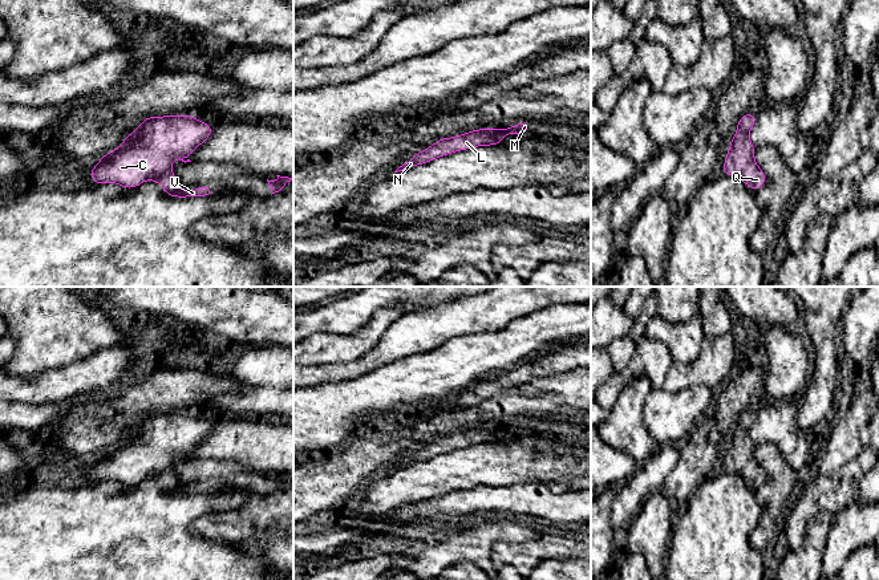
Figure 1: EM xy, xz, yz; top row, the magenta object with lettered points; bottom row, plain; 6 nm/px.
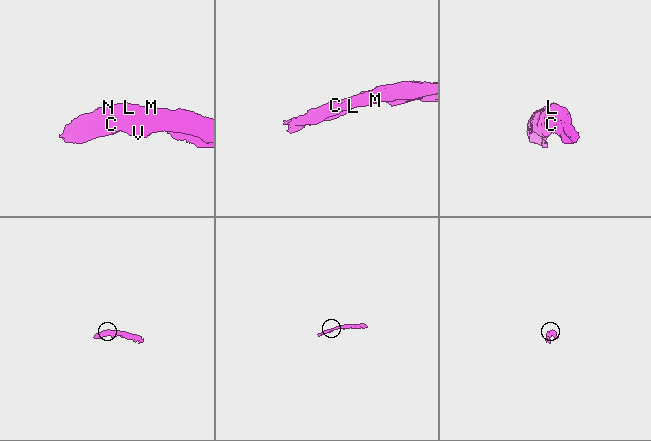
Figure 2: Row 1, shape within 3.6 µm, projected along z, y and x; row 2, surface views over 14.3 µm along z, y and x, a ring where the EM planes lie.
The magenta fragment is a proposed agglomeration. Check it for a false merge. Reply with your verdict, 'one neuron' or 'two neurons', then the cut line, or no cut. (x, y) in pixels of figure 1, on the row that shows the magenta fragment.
one neuron; cut none

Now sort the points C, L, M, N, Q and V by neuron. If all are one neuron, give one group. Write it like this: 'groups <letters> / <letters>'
groups C L M N Q V

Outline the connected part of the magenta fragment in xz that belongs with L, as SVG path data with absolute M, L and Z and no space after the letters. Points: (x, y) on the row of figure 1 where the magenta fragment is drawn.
M520 122L503 129L477 129L461 135L441 138L432 146L413 155L406 163L400 166L394 173L428 163L440 157L449 155L454 151L462 151L478 146L499 145L507 134L527 134L530 122Z

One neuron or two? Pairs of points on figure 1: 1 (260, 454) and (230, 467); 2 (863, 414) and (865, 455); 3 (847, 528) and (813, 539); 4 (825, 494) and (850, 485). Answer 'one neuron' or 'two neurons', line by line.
1: two neurons
2: two neurons
3: two neurons
4: one neuron

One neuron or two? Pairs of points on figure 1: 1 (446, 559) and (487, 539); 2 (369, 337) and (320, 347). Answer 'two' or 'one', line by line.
1: one
2: one

